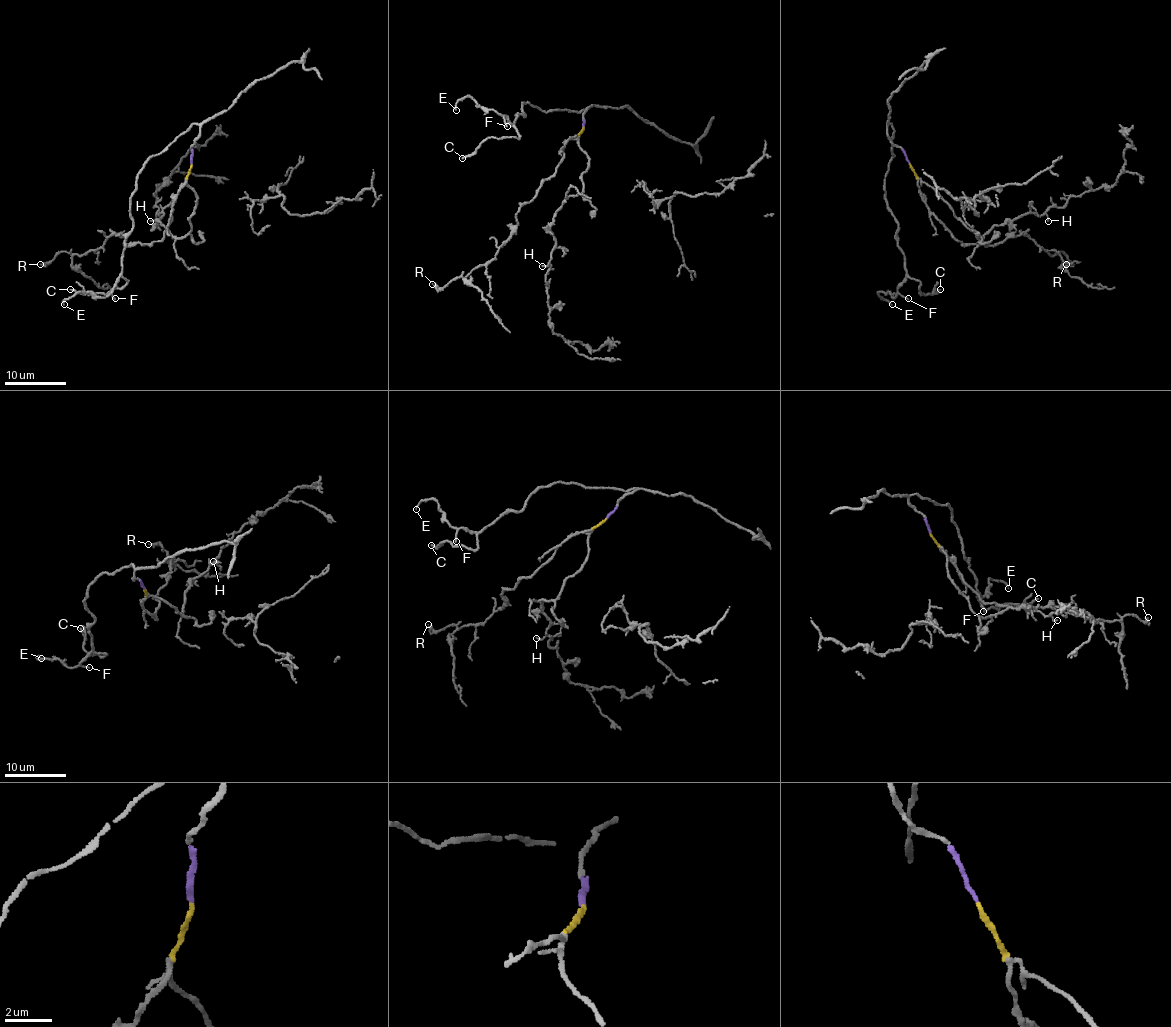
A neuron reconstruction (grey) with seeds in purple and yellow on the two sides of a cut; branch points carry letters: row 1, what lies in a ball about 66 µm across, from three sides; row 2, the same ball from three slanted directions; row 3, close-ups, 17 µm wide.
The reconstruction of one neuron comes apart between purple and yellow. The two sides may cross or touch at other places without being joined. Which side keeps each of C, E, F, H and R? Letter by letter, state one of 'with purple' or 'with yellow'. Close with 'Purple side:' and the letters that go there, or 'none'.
C: with purple
E: with purple
F: with purple
H: with yellow
R: with yellow
Purple side: C, E, F

